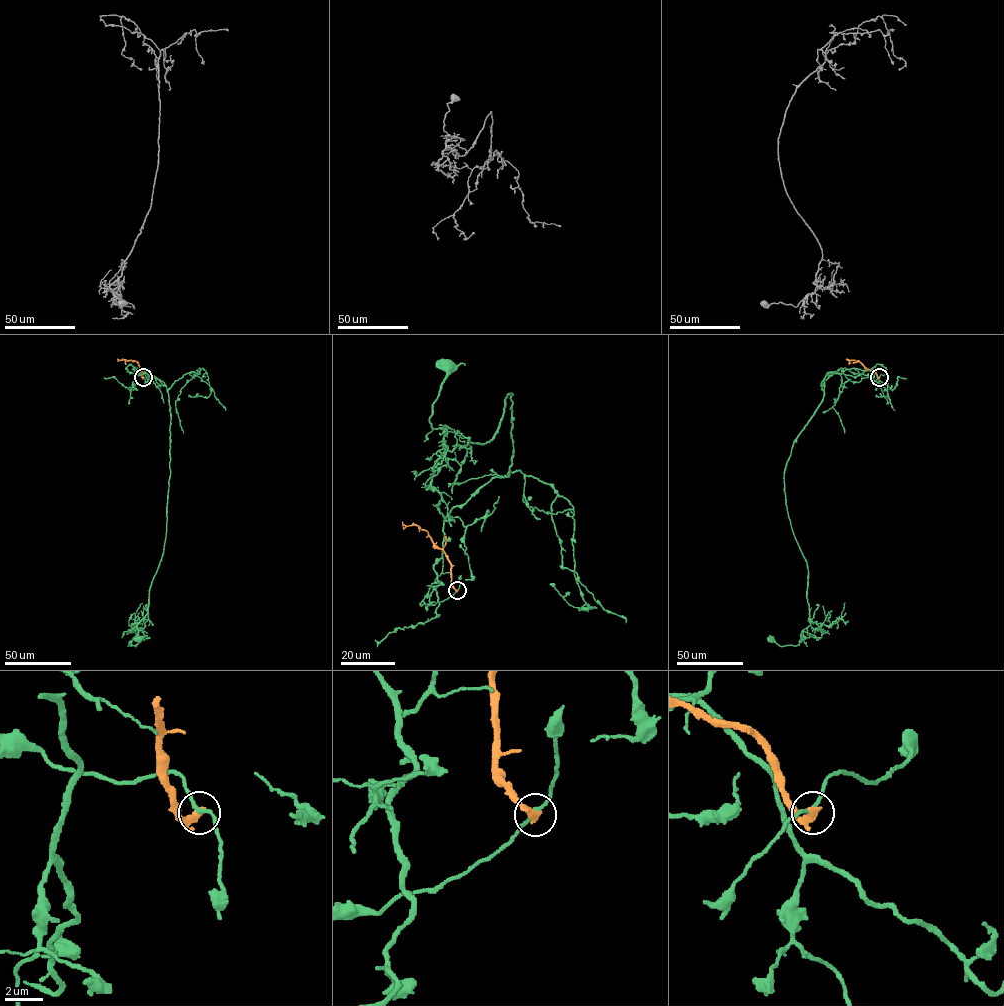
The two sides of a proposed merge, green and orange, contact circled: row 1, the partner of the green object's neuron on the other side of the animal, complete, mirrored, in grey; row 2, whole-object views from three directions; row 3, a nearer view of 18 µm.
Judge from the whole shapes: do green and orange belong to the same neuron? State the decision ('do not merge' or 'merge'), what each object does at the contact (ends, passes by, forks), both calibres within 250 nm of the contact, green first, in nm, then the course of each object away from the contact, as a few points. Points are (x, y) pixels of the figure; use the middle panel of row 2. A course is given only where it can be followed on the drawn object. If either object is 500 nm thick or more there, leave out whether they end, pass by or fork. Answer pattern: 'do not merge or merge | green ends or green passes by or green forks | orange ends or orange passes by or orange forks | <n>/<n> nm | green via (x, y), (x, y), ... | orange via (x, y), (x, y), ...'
do not merge | green passes by | orange ends | 200/440 nm | green via (457, 591), (422, 601), (444, 517), (508, 476), (513, 403), (489, 441), (448, 450), (429, 420), (448, 366) | orange via (457, 591), (452, 586), (451, 563), (447, 555), (434, 544), (426, 530), (416, 525), (405, 526), (402, 521)

